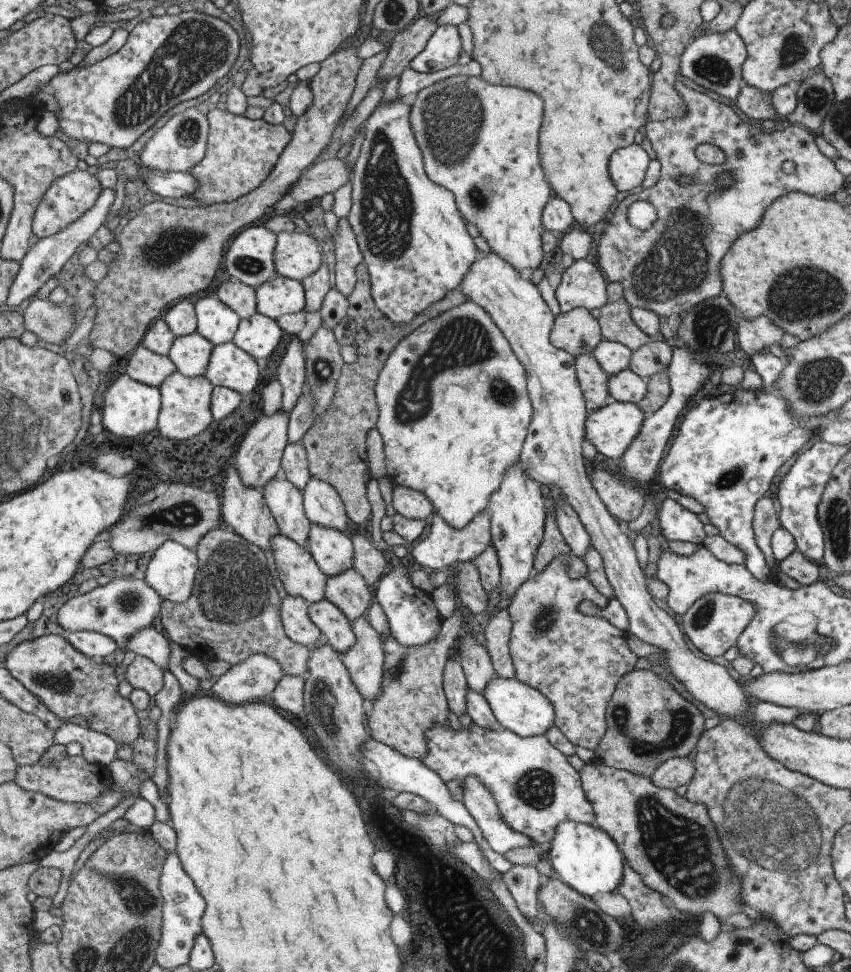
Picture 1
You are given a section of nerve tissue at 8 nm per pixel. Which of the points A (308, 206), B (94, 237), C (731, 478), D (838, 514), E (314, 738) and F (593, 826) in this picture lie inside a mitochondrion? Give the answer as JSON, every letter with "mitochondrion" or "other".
{"A":"other","B":"other","C":"mitochondrion","D":"mitochondrion","E":"mitochondrion","F":"other"}

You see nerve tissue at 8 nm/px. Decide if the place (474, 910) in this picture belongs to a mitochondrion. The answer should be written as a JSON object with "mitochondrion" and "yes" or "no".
{"mitochondrion":"yes"}

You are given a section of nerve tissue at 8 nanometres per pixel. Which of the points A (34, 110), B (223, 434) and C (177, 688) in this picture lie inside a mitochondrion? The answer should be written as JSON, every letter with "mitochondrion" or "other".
{"A":"other","B":"other","C":"other"}

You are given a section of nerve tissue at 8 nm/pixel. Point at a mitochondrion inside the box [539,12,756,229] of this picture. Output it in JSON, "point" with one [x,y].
{"point":[608,36]}

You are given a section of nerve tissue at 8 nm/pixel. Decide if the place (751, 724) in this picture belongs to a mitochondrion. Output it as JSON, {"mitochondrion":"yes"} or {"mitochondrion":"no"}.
{"mitochondrion":"no"}

